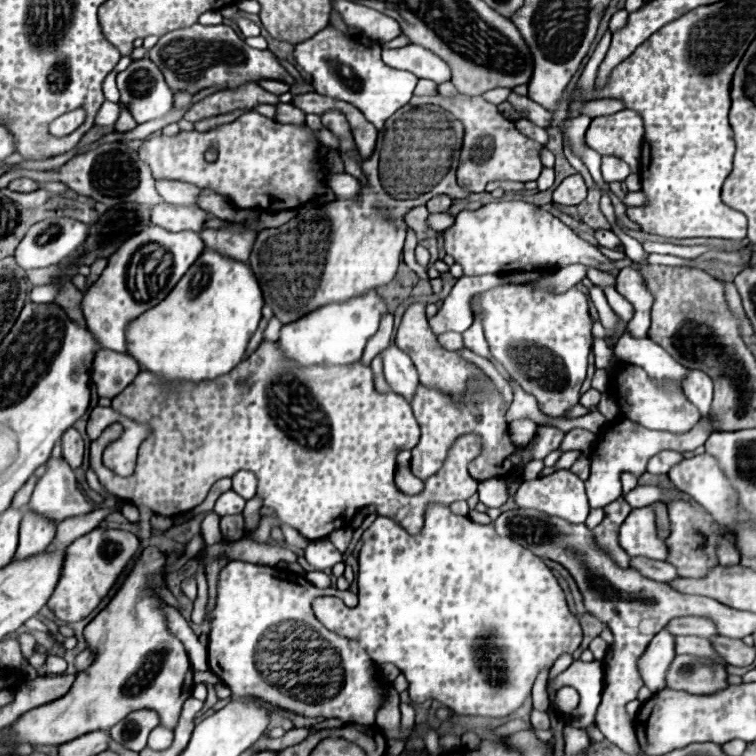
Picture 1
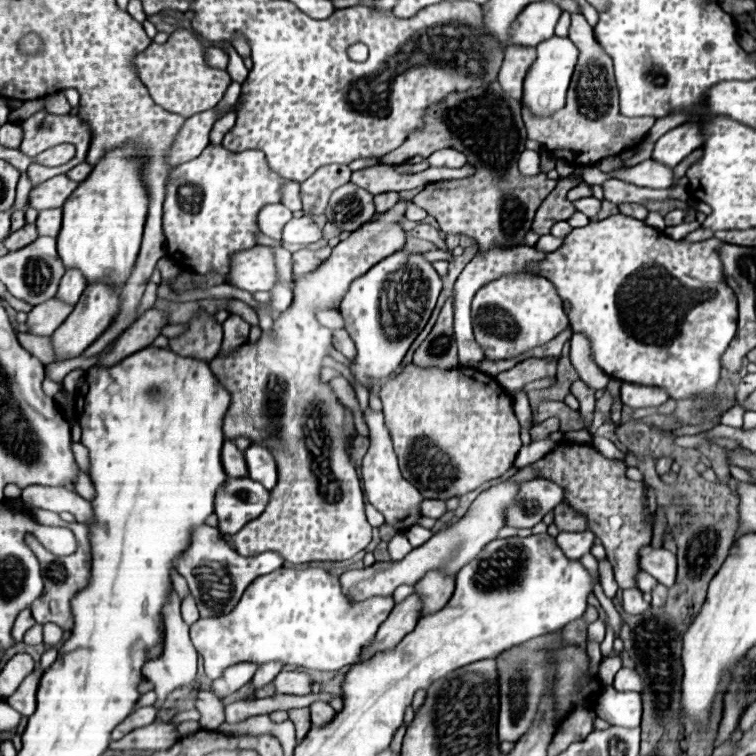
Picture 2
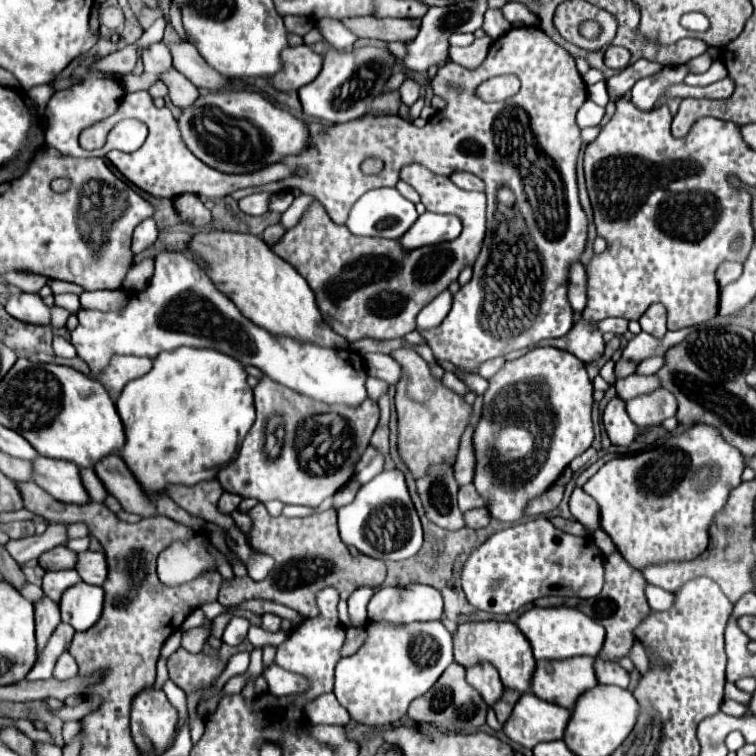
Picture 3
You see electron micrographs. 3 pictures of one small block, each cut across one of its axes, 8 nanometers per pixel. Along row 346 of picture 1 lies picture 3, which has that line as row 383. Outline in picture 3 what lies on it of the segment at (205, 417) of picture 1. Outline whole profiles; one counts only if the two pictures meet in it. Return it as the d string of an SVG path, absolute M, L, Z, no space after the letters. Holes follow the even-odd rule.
M268 376L258 380L254 404L256 420L236 460L220 470L218 482L224 492L256 498L258 502L280 500L282 504L320 506L352 478L354 464L368 448L380 418L380 408L370 398L362 406L330 406L314 402ZM270 438L276 440L276 456Z

